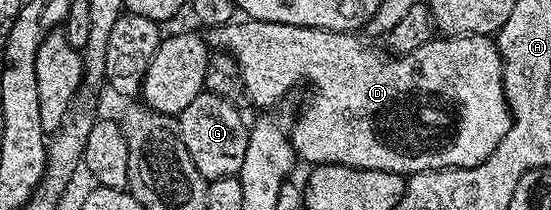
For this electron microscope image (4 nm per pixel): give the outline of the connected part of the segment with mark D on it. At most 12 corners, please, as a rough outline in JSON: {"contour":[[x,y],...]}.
{"contour":[[251,18],[211,29],[308,166],[473,168],[512,114],[492,36],[392,55]]}

